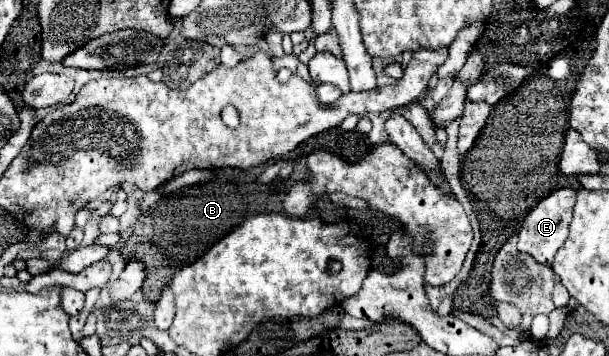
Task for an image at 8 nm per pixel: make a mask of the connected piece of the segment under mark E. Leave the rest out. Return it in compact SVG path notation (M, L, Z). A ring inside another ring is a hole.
M560 188L548 194L544 200L540 200L524 218L520 230L518 230L518 250L534 256L542 264L550 264L556 256L556 252L562 248L562 242L568 238L568 226L572 222L572 210L576 202L576 190L574 188Z

